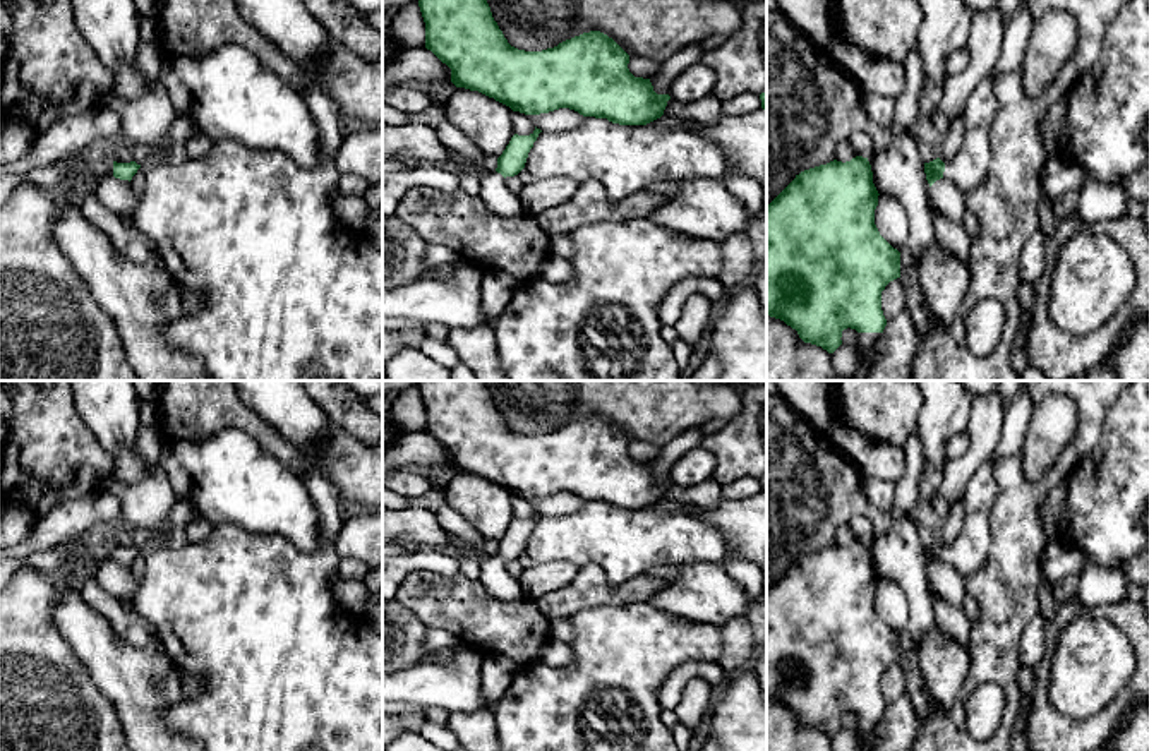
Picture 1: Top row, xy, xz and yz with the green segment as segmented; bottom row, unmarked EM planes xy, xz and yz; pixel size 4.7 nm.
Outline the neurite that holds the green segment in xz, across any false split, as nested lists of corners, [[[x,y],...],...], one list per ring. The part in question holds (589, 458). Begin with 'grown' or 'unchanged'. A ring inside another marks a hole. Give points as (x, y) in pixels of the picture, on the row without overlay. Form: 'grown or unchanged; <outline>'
unchanged; [[[420,381],[418,391],[425,406],[425,432],[451,453],[451,466],[494,482],[513,496],[540,499],[569,492],[619,509],[647,509],[664,499],[671,484],[669,478],[657,478],[650,463],[635,461],[628,453],[629,439],[600,415],[583,417],[542,436],[525,436],[508,427],[485,381]]]

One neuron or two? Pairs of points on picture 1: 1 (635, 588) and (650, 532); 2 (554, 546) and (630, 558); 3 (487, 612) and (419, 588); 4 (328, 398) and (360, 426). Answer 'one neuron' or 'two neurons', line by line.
1: two neurons
2: one neuron
3: one neuron
4: one neuron

